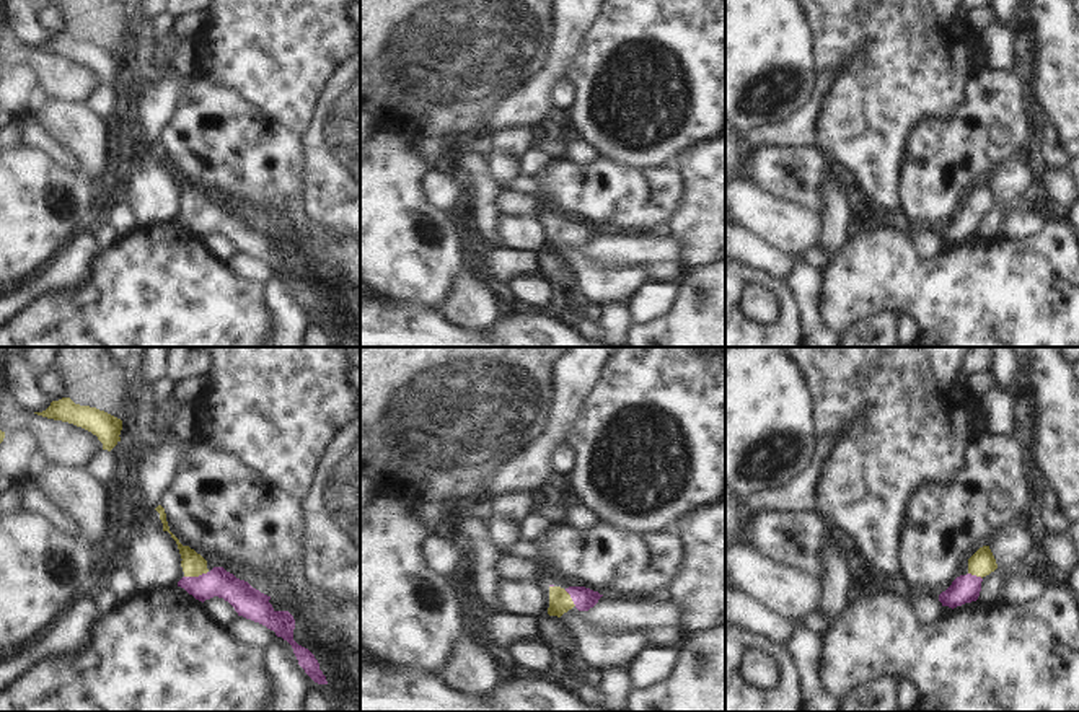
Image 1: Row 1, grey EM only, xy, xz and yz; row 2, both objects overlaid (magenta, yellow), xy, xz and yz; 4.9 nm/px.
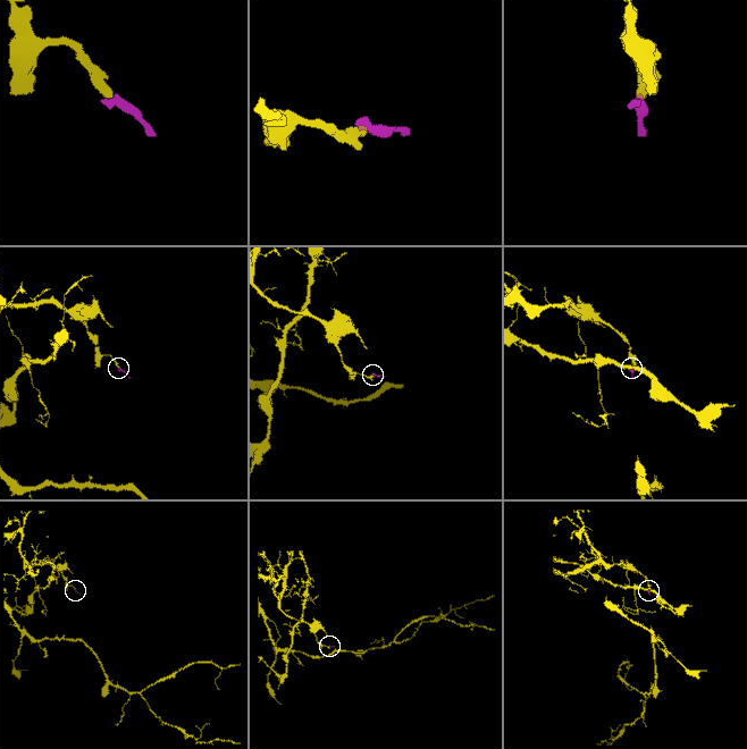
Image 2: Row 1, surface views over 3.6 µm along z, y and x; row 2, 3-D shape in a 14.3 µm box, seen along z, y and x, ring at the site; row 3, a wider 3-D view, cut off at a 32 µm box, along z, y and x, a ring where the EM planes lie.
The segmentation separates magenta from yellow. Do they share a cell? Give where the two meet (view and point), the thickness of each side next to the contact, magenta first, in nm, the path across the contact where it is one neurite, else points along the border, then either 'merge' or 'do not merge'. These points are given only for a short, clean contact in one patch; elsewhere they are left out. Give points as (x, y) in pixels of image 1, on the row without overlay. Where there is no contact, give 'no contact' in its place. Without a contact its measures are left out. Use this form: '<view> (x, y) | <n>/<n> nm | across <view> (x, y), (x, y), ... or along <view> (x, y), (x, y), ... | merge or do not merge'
xy (196, 212) | 140/120 nm | across xy (217, 217), (196, 212), (193, 199) | merge

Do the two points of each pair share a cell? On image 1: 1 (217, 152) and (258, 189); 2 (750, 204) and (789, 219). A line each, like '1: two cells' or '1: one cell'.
1: one cell
2: one cell

